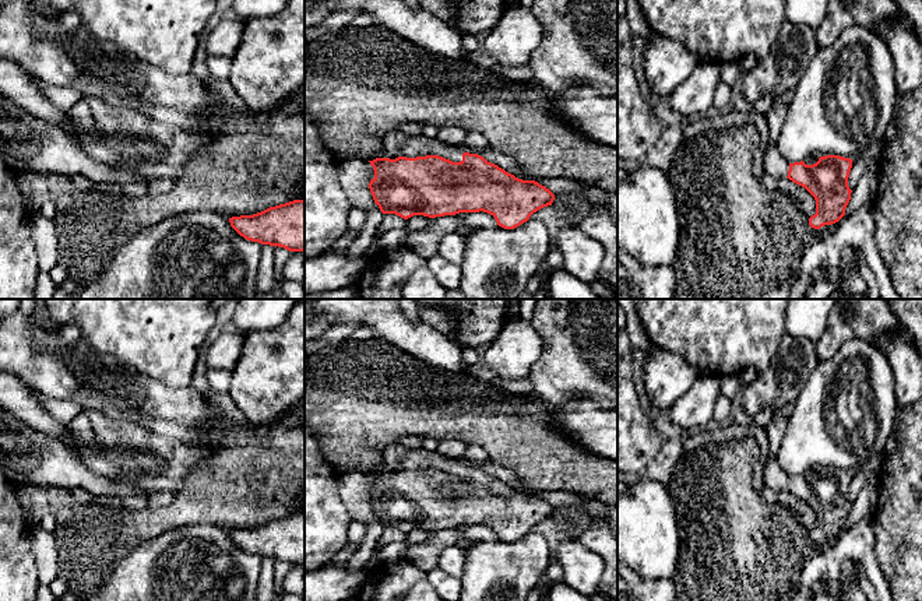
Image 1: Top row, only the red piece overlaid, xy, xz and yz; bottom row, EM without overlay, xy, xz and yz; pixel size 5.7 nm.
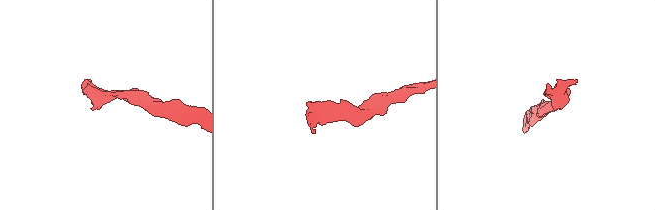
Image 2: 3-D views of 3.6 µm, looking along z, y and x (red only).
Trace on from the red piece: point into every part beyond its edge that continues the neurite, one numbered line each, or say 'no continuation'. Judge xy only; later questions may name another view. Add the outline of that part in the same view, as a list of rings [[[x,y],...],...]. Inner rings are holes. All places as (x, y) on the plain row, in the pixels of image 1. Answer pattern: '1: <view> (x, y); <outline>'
no continuation

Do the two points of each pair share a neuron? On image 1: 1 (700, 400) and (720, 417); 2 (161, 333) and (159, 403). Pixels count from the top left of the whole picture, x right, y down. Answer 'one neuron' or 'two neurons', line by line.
1: two neurons
2: two neurons

